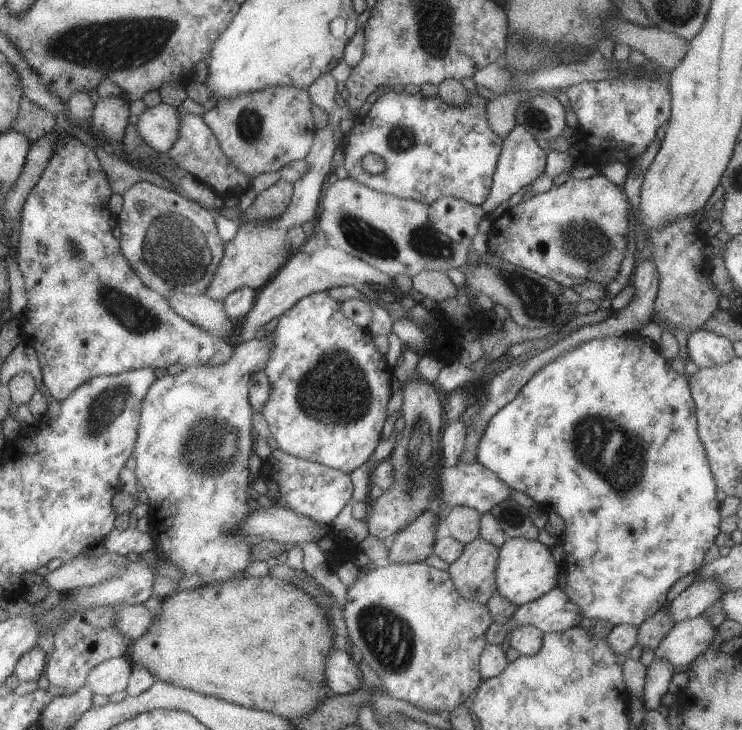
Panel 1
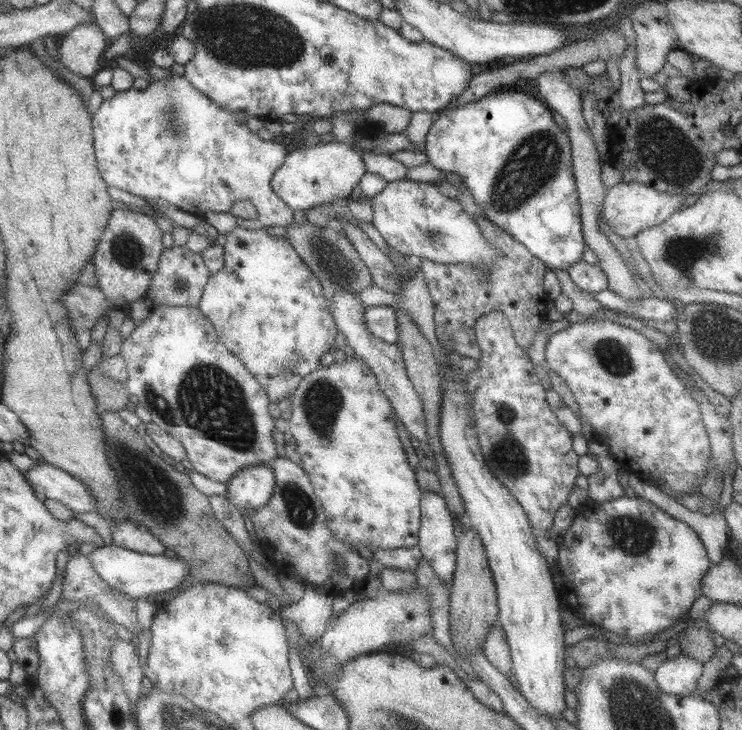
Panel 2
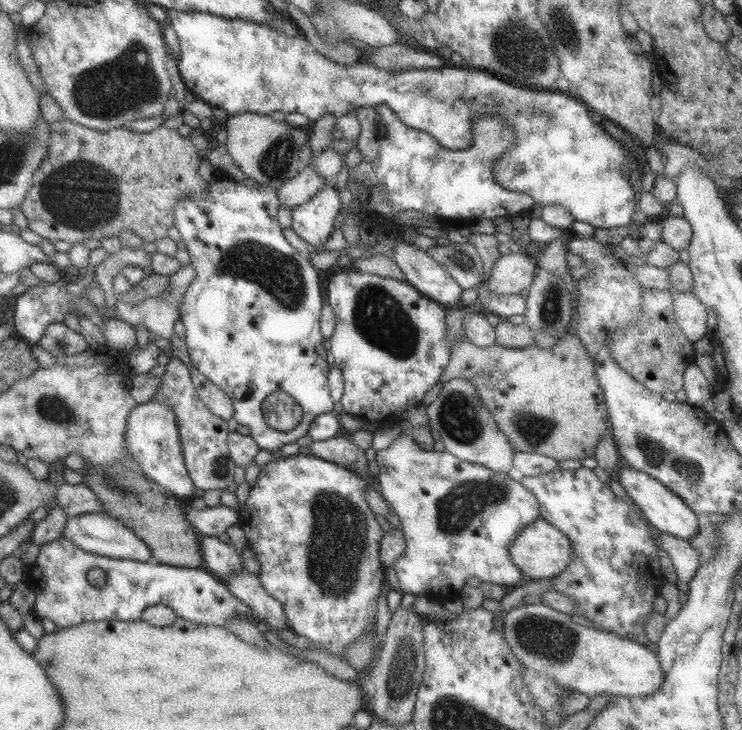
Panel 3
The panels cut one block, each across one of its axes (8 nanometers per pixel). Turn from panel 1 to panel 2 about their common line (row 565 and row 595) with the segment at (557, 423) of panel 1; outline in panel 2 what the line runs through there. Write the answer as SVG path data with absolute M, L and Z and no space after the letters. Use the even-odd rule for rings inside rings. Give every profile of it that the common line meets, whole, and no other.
M625 495L604 503L587 503L587 506L574 516L571 525L567 531L562 534L562 539L557 543L558 556L557 566L559 572L563 576L563 588L569 590L569 594L562 596L562 600L567 602L567 605L572 611L584 622L600 627L604 630L615 632L617 636L623 639L623 646L629 644L637 644L637 642L651 642L652 639L665 636L670 633L670 627L677 618L681 618L689 611L693 600L701 596L701 589L699 589L700 580L707 570L709 570L710 560L706 554L703 543L699 537L687 526L683 521L677 520L669 516L665 511L657 508L652 502L649 502L641 497L626 497Z

